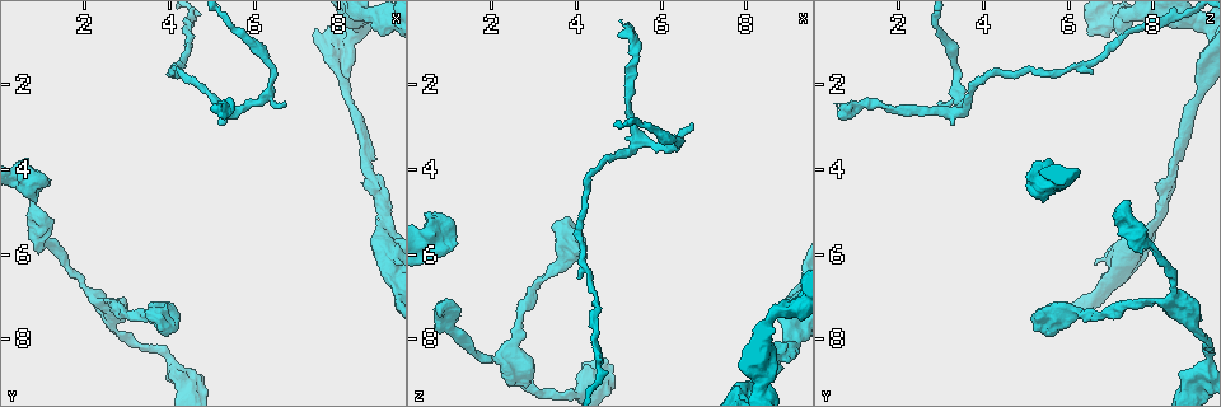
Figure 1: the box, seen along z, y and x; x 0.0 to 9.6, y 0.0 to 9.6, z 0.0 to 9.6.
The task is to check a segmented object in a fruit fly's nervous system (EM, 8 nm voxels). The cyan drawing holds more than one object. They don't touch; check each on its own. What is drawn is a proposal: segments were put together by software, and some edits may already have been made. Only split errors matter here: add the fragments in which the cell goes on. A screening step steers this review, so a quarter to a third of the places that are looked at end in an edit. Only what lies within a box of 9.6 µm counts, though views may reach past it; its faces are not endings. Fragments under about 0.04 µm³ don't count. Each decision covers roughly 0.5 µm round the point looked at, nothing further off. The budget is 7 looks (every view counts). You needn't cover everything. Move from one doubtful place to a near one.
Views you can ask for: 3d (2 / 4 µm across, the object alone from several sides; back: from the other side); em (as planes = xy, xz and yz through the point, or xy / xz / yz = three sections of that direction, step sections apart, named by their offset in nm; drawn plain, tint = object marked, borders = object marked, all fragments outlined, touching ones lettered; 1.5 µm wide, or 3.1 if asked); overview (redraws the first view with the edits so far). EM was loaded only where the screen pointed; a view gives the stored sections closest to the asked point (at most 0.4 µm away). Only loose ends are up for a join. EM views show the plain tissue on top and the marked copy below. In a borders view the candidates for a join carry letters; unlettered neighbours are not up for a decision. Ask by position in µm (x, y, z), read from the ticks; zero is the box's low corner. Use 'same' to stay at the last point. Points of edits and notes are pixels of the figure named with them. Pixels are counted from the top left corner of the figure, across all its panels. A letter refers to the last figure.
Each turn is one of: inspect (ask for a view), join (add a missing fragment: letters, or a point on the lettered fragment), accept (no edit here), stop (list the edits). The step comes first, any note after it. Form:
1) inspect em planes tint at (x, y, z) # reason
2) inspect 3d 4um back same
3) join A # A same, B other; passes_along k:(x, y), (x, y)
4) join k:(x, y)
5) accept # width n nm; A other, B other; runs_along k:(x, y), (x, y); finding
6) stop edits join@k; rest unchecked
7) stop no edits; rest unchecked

inspect em planes borders at (3.80, 7.50, 5.15) # stops while still wide

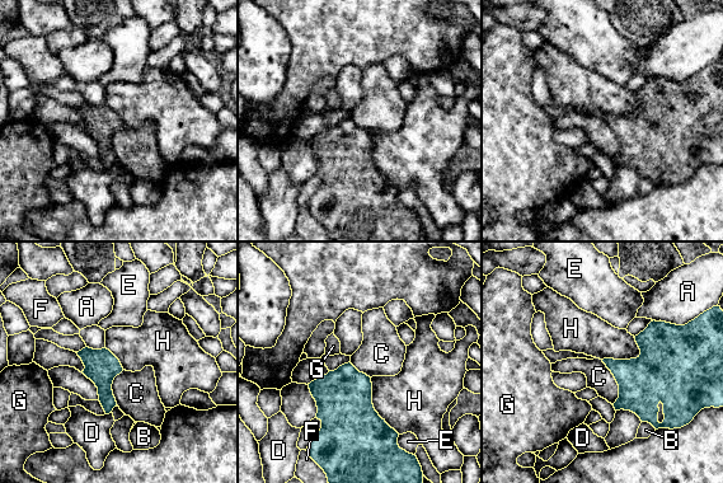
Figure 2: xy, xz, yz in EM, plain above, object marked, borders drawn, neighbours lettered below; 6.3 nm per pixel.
accept # A other, B other, C other, D other, E other, F other, G other, H other; border 2:(601, 360), (618, 385), (614, 404); no lettered fragment goes on from it

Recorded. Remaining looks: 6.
inspect 3d 4um back at (6.70, 2.40, 2.90) # free end

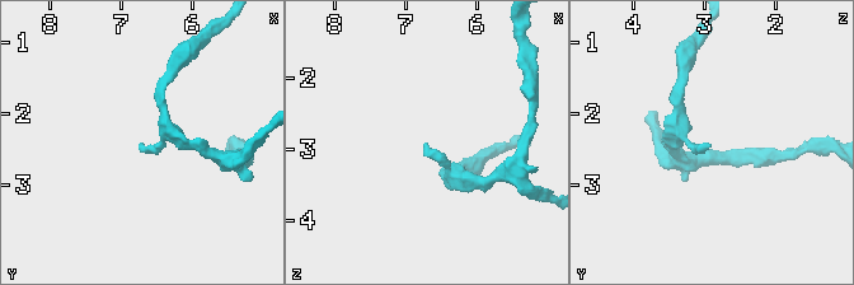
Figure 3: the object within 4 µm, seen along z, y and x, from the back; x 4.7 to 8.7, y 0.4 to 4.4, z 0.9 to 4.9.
inspect em planes borders at (6.75, 2.40, 2.95) # need the tissue

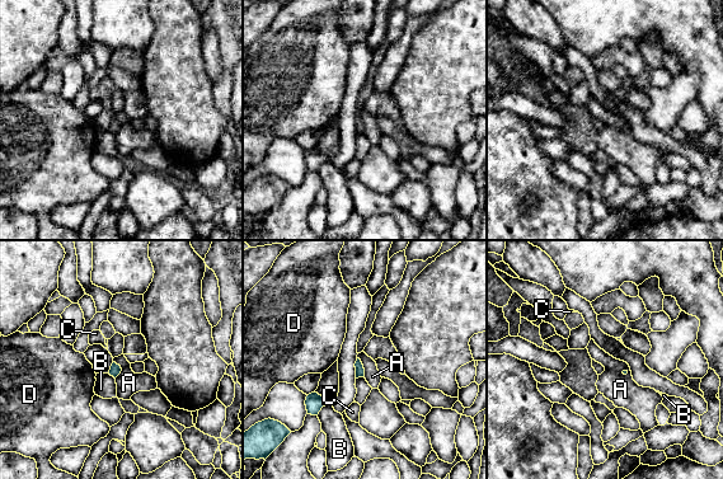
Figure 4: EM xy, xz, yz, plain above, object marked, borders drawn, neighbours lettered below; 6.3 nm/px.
accept # longest_contact B 120 nm; A other, B other, C other, D other; border 4:(113, 361), (121, 369), (114, 377); none of them fits

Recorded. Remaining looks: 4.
inspect 3d 2um at (0.70, 4.75, 7.40) # an open end

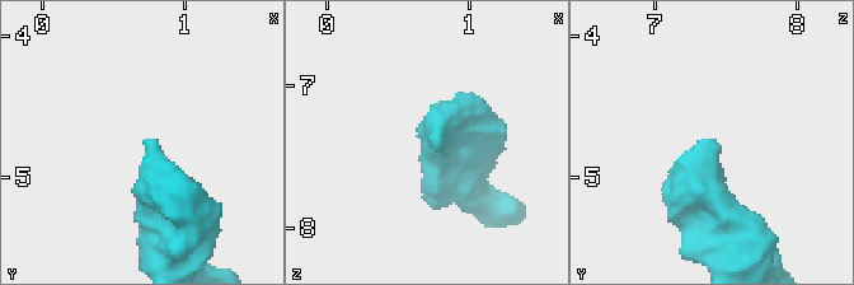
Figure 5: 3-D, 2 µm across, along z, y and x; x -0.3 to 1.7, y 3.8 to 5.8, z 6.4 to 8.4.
inspect em xy step 8 tint at (0.76, 4.72, 7.42)

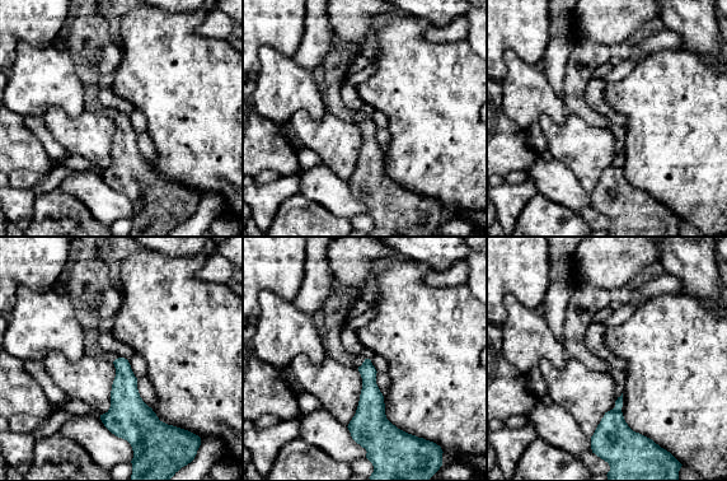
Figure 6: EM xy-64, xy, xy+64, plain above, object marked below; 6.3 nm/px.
inspect em xy step 8 borders same

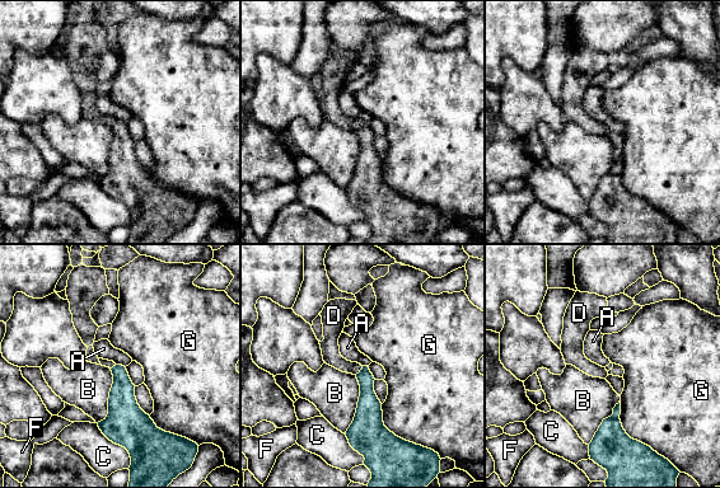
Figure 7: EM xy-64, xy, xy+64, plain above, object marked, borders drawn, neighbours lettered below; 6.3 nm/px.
join D # longest_contact B 380 nm; A other, B other, C other, D same, F other, G other; passes_along 7:(369, 408), (360, 371), (330, 347); the cell continues

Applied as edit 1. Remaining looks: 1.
stop edits join@7; rest unchecked

